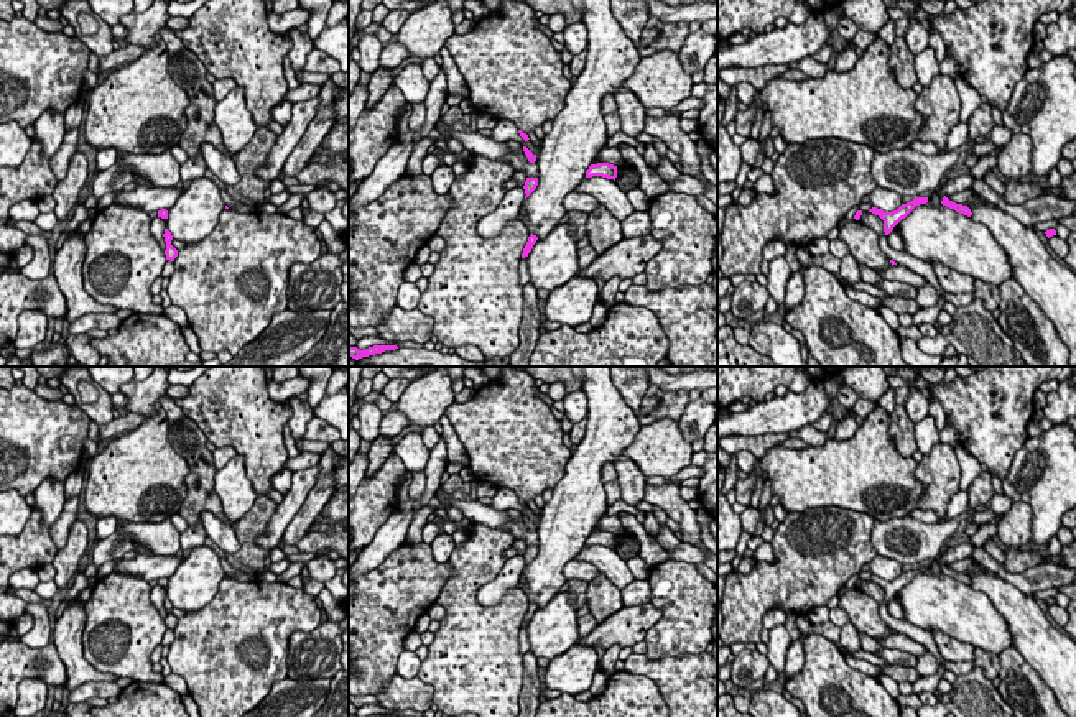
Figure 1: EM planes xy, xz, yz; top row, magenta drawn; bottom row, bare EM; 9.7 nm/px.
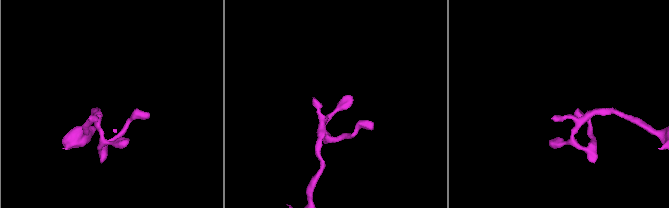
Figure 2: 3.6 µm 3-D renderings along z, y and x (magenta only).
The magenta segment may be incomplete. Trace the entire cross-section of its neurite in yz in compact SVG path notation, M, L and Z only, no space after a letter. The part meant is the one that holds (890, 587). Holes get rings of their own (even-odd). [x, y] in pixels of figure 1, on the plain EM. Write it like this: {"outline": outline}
{"outline": "M916 566L907 572L902 572L897 579L893 581L884 581L882 577L872 576L869 581L879 584L884 589L884 600L888 604L893 595L905 587L916 574L926 572L928 566Z"}

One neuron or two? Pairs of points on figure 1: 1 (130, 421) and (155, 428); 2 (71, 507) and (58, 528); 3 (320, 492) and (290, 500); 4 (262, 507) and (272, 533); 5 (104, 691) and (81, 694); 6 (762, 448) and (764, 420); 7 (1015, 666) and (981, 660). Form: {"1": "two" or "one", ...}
{"1": "two", "2": "one", "3": "two", "4": "two", "5": "one", "6": "two", "7": "two"}

